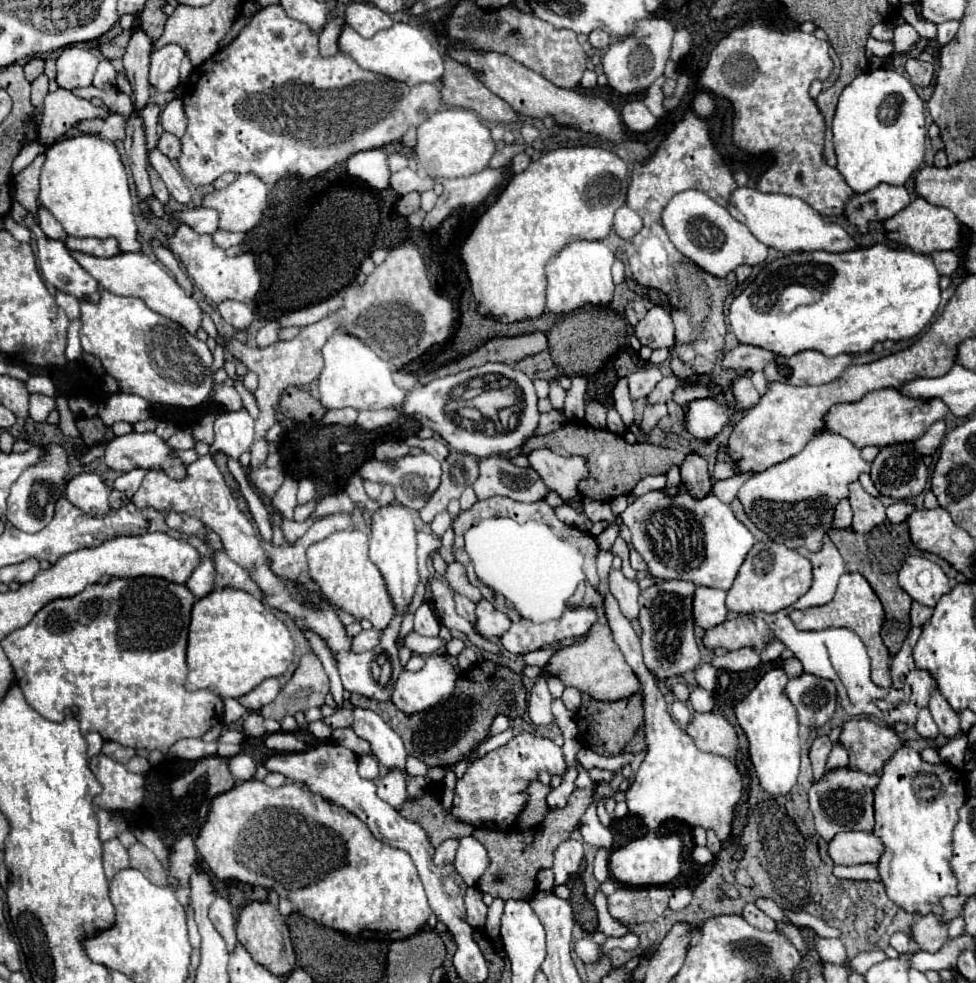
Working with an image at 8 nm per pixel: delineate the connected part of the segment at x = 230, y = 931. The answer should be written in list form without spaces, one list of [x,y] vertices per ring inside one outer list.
[[[218,897],[210,905],[210,921],[214,923],[216,931],[224,937],[228,949],[234,951],[234,947],[236,947],[236,931],[234,931],[234,917],[232,917],[232,907],[230,907],[228,899]]]

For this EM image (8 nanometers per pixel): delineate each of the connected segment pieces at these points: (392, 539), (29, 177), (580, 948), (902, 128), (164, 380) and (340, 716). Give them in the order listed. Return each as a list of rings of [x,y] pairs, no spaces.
[[[388,503],[372,515],[370,523],[370,559],[384,575],[388,593],[396,605],[396,611],[402,613],[408,609],[412,595],[418,585],[418,561],[416,561],[416,527],[414,513],[400,503]]]
[[[38,155],[24,171],[20,171],[12,179],[12,187],[14,187],[12,199],[32,213],[36,225],[38,225],[38,177],[42,163],[44,163],[44,155]]]
[[[584,935],[580,941],[576,941],[574,951],[576,951],[576,955],[578,955],[584,963],[596,963],[596,961],[600,961],[598,945],[592,941],[590,935]]]
[[[872,69],[858,75],[840,95],[836,115],[834,115],[834,149],[838,165],[836,169],[846,179],[848,187],[854,193],[866,193],[880,183],[890,185],[904,185],[924,161],[924,141],[926,141],[926,127],[924,127],[924,105],[918,97],[912,83],[894,69]]]
[[[98,287],[98,293],[98,303],[80,299],[80,341],[86,353],[102,361],[106,373],[118,381],[120,391],[176,407],[196,407],[208,399],[214,379],[210,373],[212,353],[204,341],[148,309],[138,297],[118,297],[104,287]]]
[[[348,707],[344,709],[336,709],[334,715],[326,717],[324,723],[330,727],[330,729],[338,729],[338,727],[350,727],[352,725],[352,711]]]

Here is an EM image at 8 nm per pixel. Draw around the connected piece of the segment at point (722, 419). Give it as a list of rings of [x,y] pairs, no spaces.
[[[698,399],[688,403],[684,415],[686,431],[696,439],[712,439],[730,419],[730,409],[716,399]]]

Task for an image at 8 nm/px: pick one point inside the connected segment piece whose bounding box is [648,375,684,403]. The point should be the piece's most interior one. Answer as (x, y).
(665, 389)

